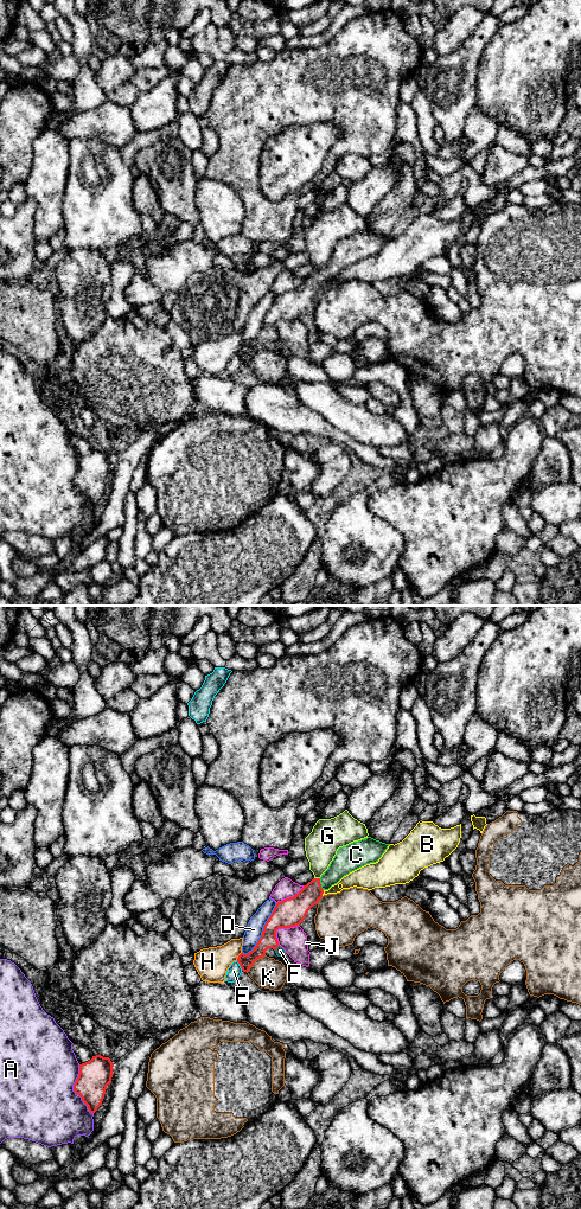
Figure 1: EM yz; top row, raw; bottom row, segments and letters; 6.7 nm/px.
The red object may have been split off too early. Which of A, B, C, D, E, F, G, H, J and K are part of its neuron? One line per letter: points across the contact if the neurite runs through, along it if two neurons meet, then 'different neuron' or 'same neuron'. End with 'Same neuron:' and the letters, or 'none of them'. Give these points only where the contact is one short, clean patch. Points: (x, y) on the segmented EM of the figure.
A: different neuron
B: border along yz (324, 890), (321, 895); different neuron
C: runs through yz (294, 909), (320, 884), (348, 859); same neuron
D: different neuron
E: border along yz (236, 960), (242, 970); different neuron
F: different neuron
G: border along yz (314, 877), (319, 878); different neuron
H: different neuron
J: border along yz (299, 925), (279, 928), (276, 931), (278, 944); different neuron
K: different neuron
Same neuron: C

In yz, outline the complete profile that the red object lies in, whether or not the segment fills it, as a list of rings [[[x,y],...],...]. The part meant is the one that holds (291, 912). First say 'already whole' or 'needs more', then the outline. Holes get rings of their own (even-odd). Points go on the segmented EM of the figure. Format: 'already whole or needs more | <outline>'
needs more | [[[371,837],[339,847],[328,869],[320,878],[313,878],[293,897],[277,902],[263,927],[262,935],[251,952],[241,953],[237,958],[243,972],[248,972],[254,962],[266,955],[268,948],[280,946],[276,930],[300,926],[308,910],[318,904],[325,890],[337,884],[344,876],[370,863],[376,863],[390,844]]]

